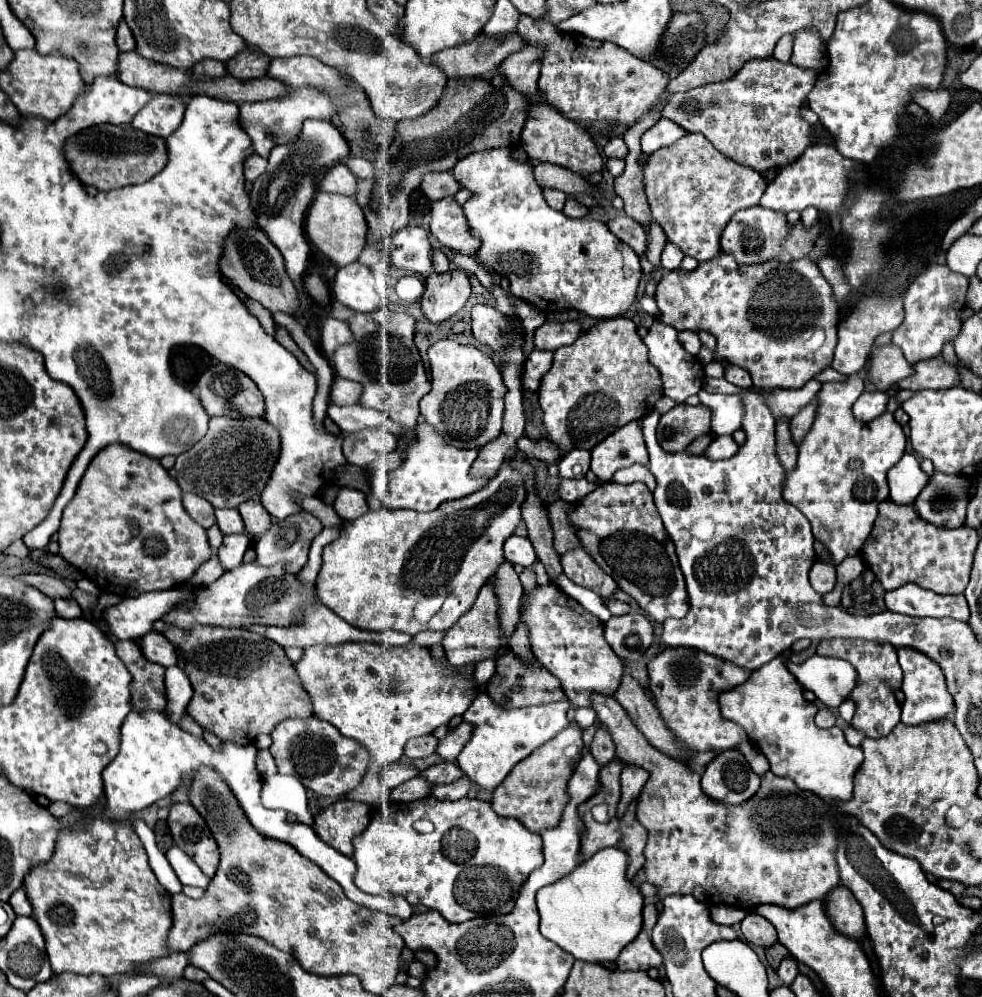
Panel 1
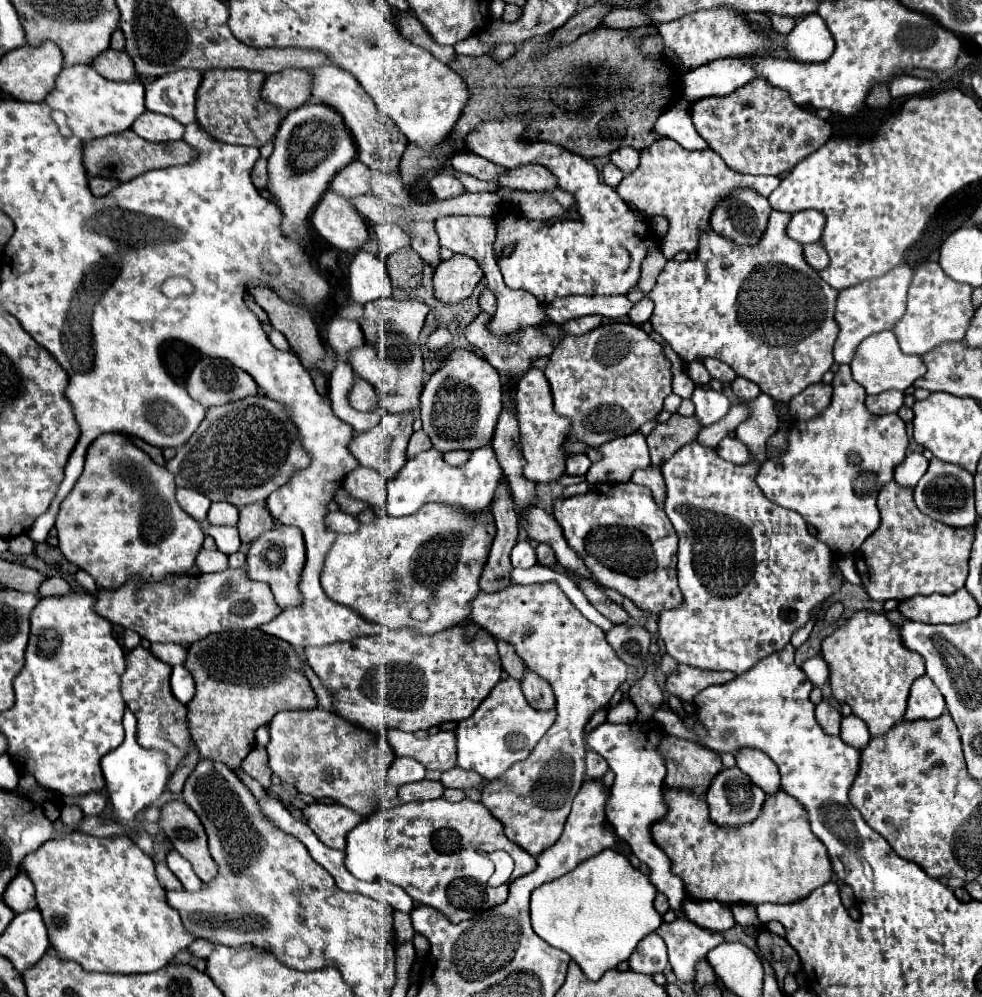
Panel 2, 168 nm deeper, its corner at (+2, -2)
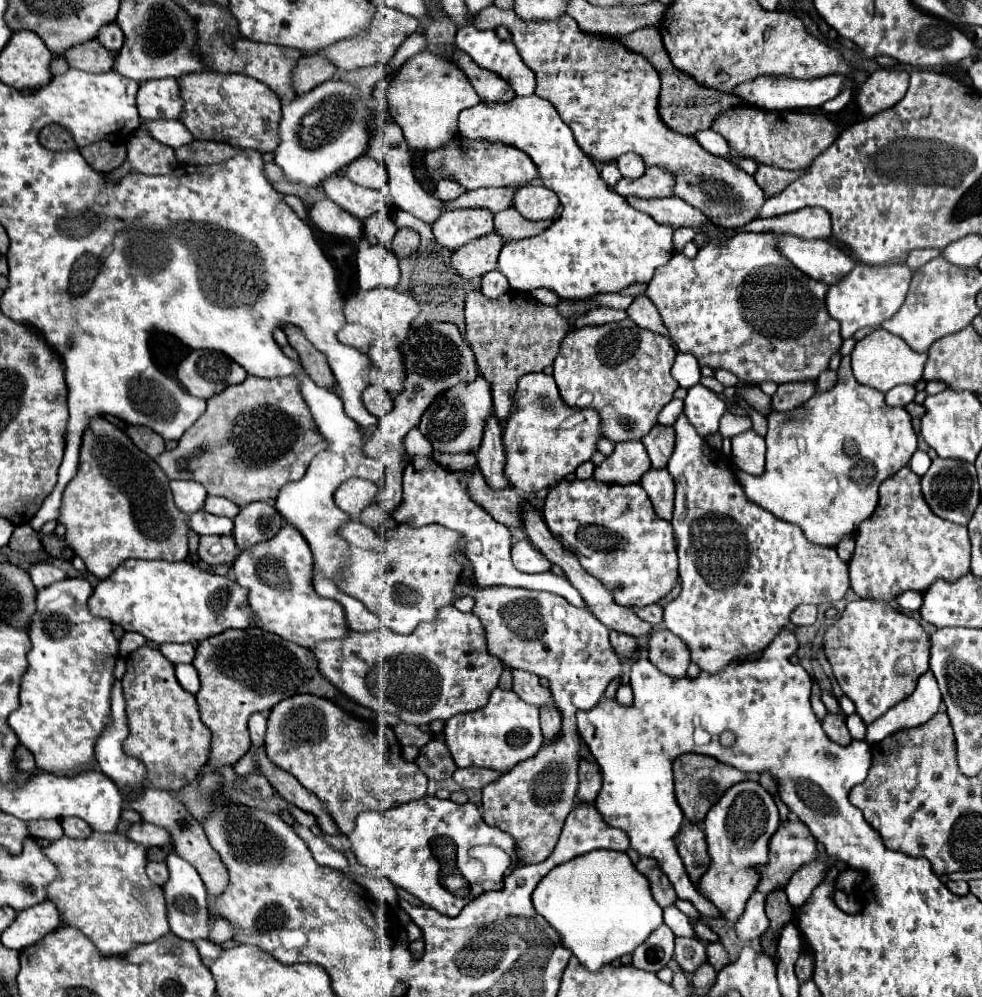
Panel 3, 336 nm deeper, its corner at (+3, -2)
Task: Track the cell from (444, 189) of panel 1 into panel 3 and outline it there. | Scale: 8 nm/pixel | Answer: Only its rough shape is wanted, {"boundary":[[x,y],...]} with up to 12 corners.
{"boundary":[[451,179],[437,183],[441,201],[455,201],[467,189]]}

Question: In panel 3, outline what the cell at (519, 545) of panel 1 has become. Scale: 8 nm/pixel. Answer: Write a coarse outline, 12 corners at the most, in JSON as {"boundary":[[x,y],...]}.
{"boundary":[[527,539],[515,543],[513,565],[521,573],[545,573],[551,561]]}

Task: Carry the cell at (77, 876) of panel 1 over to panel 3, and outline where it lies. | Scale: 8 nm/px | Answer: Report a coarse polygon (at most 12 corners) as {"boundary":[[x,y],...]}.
{"boundary":[[61,837],[47,895],[105,957],[171,931],[143,845]]}

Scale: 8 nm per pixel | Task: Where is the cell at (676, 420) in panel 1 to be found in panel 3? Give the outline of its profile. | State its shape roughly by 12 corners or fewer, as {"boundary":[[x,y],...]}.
{"boundary":[[655,425],[641,443],[651,465],[665,467],[675,445],[673,427]]}

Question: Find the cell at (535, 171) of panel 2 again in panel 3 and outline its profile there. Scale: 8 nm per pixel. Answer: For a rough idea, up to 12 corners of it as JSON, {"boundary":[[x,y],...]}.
{"boundary":[[457,133],[429,151],[435,179],[467,191],[537,179],[531,157],[507,143]]}

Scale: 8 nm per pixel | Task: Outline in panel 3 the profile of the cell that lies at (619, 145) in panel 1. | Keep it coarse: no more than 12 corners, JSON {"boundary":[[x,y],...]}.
{"boundary":[[635,153],[617,159],[621,175],[631,181],[645,173],[645,163]]}

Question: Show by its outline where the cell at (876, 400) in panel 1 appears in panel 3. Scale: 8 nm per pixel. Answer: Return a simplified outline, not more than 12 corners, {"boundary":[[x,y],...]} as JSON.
{"boundary":[[897,385],[885,393],[889,407],[905,407],[915,397],[913,385]]}

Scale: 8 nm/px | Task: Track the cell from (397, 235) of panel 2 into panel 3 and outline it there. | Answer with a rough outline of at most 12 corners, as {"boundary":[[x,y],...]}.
{"boundary":[[389,209],[363,221],[363,237],[391,247],[397,227]]}

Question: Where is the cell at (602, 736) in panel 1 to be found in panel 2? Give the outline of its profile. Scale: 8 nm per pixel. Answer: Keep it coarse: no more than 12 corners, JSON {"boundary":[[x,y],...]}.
{"boundary":[[586,751],[586,777],[602,779],[608,763],[596,751]]}

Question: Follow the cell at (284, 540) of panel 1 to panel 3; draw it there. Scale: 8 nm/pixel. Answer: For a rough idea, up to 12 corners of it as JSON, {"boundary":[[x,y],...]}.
{"boundary":[[293,525],[241,551],[257,627],[307,649],[349,635]]}

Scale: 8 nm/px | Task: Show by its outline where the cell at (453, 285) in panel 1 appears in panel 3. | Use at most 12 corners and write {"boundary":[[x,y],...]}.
{"boundary":[[497,231],[455,251],[453,267],[465,279],[497,267],[505,241]]}

